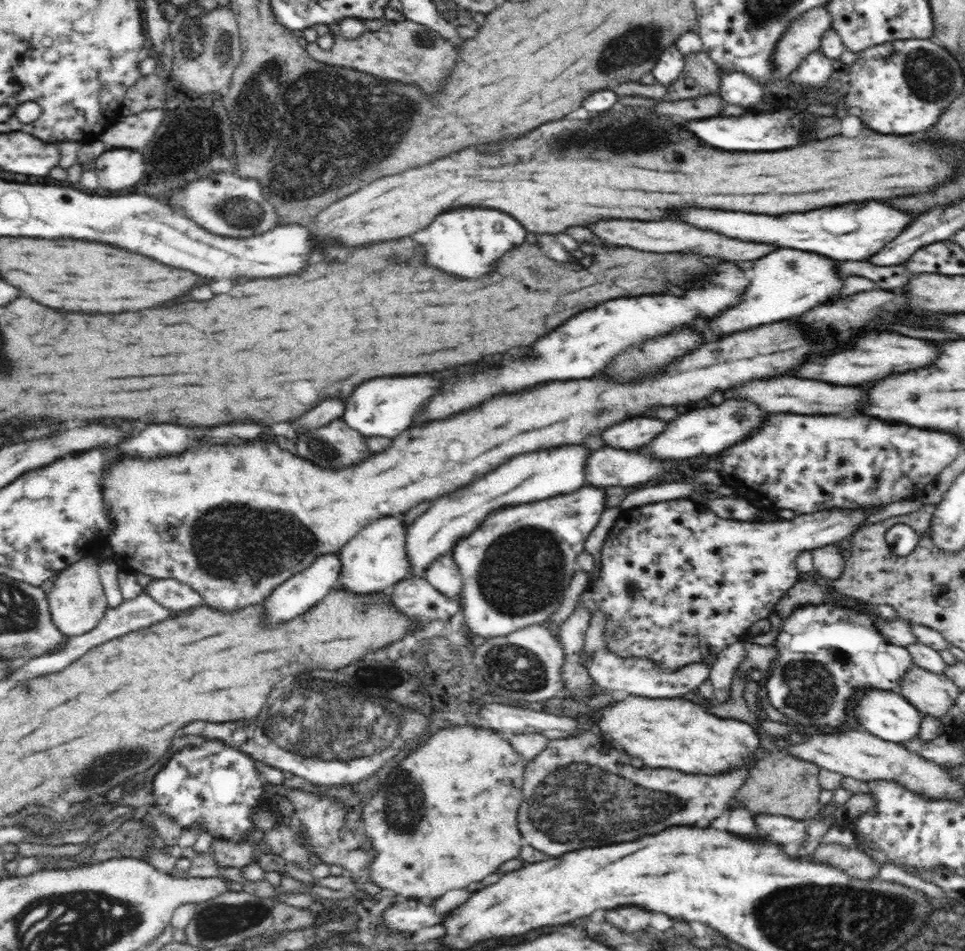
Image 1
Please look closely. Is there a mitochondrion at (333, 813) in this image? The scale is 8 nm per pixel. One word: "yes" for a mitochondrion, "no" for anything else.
no

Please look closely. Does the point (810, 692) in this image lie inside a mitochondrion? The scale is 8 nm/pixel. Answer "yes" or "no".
yes

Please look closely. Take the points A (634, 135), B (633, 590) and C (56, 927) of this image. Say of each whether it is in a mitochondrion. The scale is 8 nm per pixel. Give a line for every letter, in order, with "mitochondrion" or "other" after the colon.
A: mitochondrion
B: mitochondrion
C: mitochondrion

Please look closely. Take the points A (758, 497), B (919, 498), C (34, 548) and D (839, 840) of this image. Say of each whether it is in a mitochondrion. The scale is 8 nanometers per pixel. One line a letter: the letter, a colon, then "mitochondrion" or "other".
A: other
B: other
C: other
D: other

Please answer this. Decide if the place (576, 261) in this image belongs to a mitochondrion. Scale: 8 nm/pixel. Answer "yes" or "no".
no

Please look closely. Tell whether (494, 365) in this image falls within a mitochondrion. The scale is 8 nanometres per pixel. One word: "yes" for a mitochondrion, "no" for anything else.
no

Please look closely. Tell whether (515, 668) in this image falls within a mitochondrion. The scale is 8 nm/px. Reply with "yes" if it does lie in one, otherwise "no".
yes

